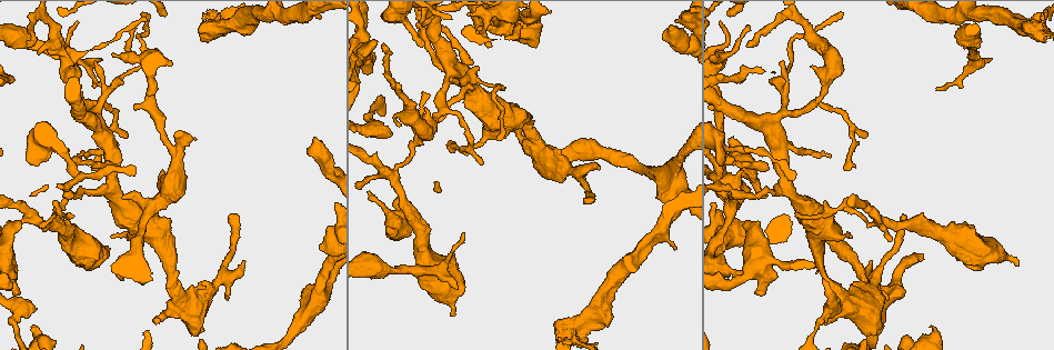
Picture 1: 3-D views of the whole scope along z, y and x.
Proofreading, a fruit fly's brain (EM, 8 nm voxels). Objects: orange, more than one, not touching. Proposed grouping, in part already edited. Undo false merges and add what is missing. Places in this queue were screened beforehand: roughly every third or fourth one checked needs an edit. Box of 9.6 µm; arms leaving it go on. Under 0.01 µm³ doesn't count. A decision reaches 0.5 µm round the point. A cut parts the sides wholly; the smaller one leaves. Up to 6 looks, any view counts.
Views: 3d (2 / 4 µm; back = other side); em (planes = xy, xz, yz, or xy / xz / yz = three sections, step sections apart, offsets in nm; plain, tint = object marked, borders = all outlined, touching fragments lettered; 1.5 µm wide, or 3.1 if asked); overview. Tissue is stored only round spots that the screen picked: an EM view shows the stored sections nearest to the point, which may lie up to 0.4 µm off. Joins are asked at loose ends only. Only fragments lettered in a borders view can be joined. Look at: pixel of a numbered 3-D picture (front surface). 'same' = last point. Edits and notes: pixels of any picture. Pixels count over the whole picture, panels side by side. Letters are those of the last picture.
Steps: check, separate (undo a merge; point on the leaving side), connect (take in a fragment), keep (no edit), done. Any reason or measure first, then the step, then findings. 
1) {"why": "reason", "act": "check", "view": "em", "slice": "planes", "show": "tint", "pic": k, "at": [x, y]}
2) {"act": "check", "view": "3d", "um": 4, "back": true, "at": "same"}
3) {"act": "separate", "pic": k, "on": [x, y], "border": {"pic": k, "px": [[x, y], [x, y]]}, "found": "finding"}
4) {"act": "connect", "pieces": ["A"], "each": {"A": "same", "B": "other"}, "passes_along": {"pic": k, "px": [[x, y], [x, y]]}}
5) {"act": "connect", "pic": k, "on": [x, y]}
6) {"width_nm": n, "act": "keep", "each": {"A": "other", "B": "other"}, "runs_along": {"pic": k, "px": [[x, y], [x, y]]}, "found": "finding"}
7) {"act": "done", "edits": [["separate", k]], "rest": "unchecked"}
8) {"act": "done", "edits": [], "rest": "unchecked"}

{"why": "sudden change in width", "act": "check", "view": "em", "slice": "planes", "show": "tint", "pic": 1, "at": [365, 118]}

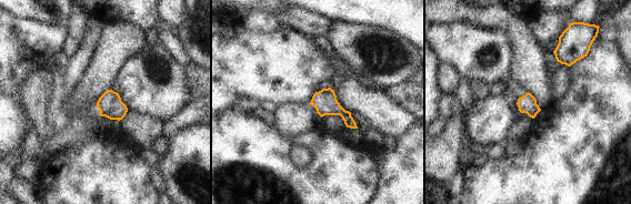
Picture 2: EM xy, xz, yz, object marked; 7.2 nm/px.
{"act": "check", "view": "em", "slice": "planes", "show": "borders", "at": "same"}

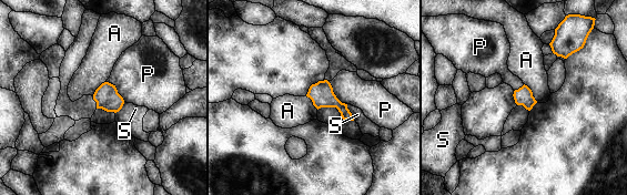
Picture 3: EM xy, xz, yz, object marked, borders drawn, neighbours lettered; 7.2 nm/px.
{"longest_contact_nm": ["P", 200], "act": "keep", "each": {"A": "other", "P": "other", "S": "other"}, "border": {"pic": 3, "px": [[524, 83], [537, 102]]}, "found": "all the same cell"}

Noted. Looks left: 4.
{"why": "thin end", "act": "check", "view": "em", "slice": "planes", "show": "borders", "pic": 1, "at": [829, 157]}

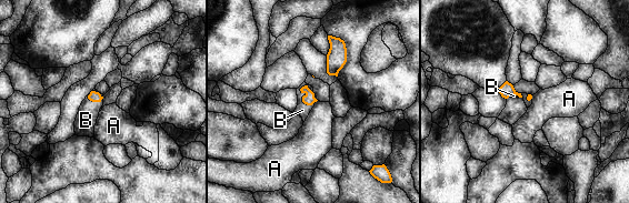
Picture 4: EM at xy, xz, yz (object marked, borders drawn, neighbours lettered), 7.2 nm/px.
{"longest_contact_nm": ["B", 170], "act": "connect", "pieces": ["B"], "each": {"A": "other", "B": "same"}, "passes_along": {"pic": 4, "px": [[309, 99], [302, 98], [302, 110]]}, "found": "the cell continues"}

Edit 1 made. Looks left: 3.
{"act": "check", "view": "overview"}

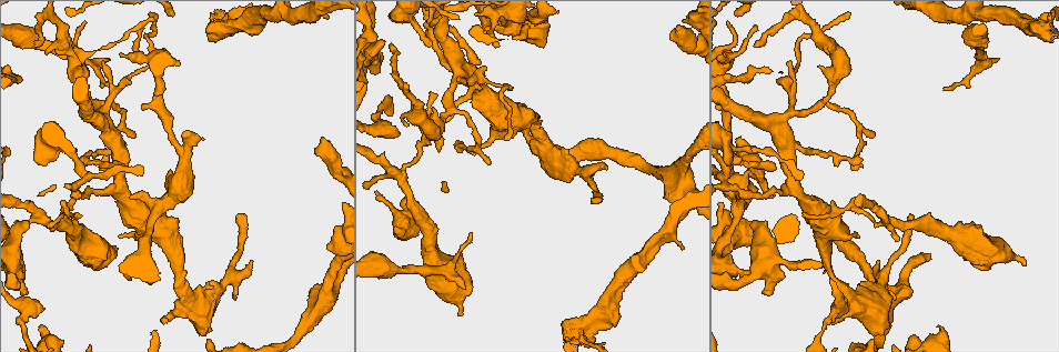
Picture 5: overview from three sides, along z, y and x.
{"why": "branch stops here", "act": "check", "view": "em", "slice": "planes", "show": "borders", "pic": 5, "at": [430, 93]}

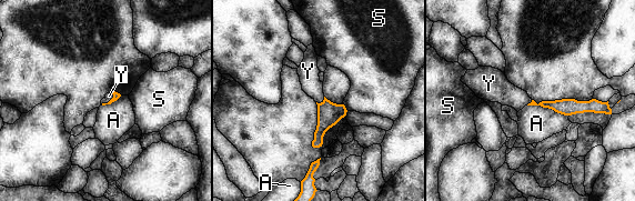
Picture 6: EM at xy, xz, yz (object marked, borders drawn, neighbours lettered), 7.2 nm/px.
{"act": "connect", "pieces": ["Y"], "each": {"A": "other", "S": "other", "Y": "same"}, "found": "the cell continues"}

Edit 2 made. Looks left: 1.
{"act": "done", "edits": [["connect", 4], ["connect", 6]], "rest": "unchecked"}

